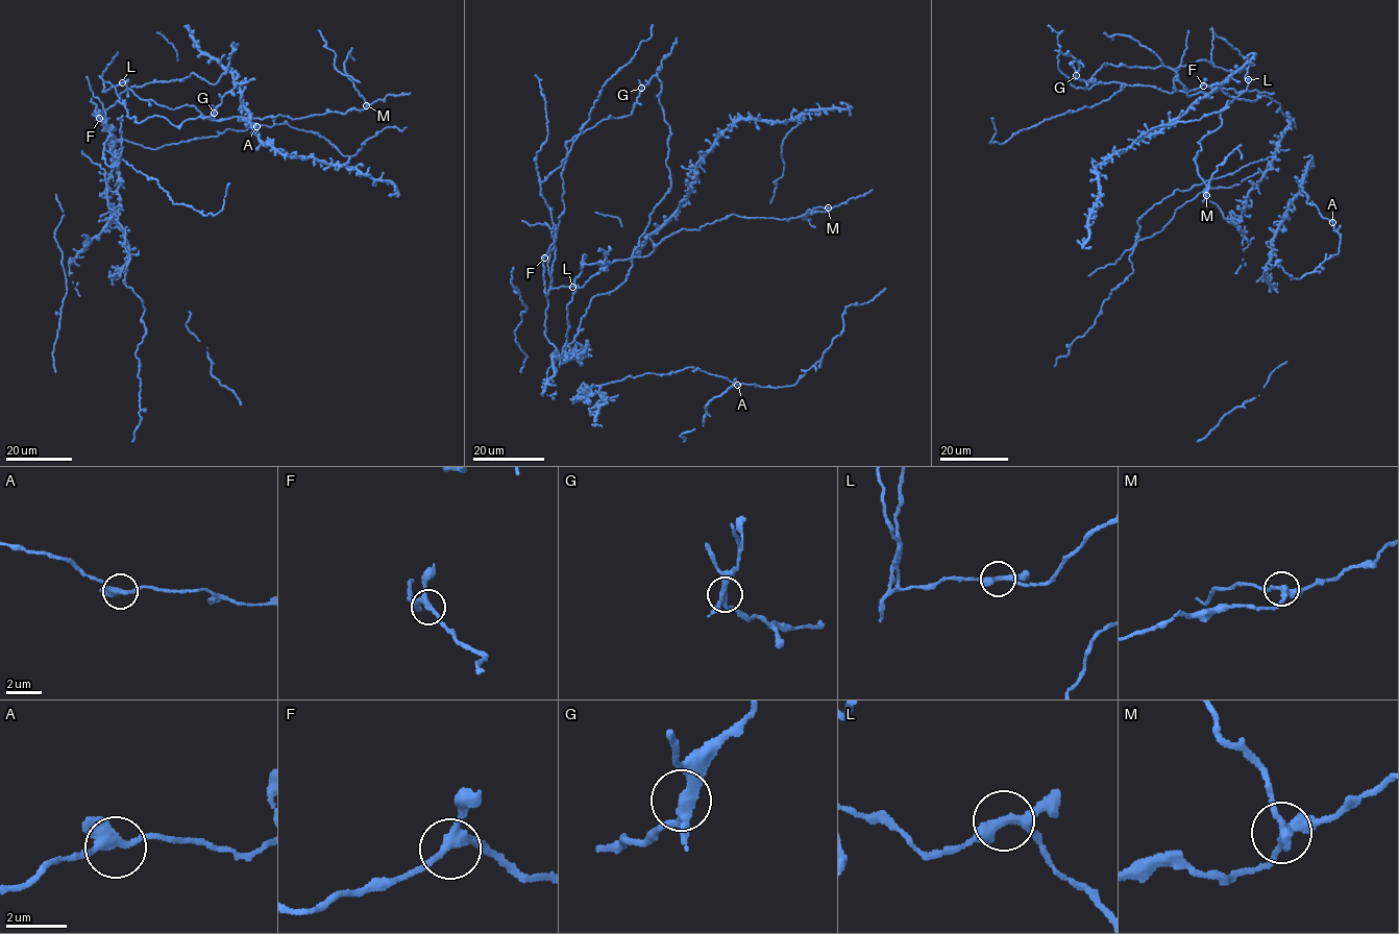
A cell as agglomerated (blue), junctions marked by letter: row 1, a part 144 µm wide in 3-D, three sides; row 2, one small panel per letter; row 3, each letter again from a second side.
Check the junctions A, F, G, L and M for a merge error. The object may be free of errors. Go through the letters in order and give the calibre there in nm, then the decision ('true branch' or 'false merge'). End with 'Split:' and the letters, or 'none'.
A: 300 nm thick; true branch
F: 260 nm thick; true branch
G: 300 nm thick; true branch
L: 280 nm thick; true branch
M: 320 nm thick; false merge
Split: M

